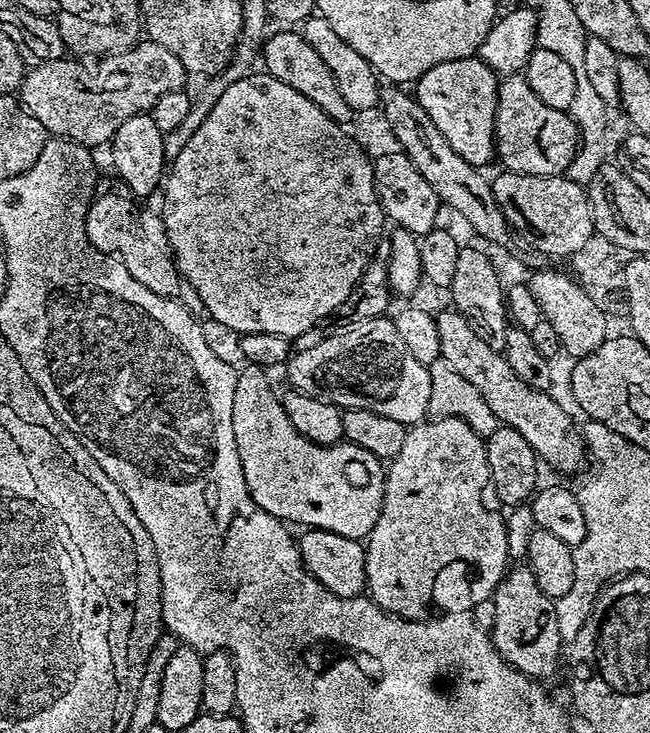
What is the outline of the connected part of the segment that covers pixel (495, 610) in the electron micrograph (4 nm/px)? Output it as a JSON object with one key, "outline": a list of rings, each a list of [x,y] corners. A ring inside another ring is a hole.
{"outline":[[[512,566],[500,579],[500,585],[492,593],[492,645],[500,657],[510,666],[533,678],[552,676],[562,668],[562,641],[556,605],[534,582],[534,574],[527,566]]]}

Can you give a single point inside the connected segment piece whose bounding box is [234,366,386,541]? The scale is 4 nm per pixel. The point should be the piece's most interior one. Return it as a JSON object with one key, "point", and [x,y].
{"point":[339,487]}

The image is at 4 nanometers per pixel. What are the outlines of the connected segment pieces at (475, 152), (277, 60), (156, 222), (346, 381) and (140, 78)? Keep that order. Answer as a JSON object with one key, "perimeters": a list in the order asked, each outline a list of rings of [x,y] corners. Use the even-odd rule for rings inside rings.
{"perimeters":[[[[476,56],[442,62],[414,84],[414,98],[430,114],[430,122],[438,126],[442,138],[450,142],[450,150],[478,169],[496,156],[496,89],[498,77],[490,66]]],[[[276,32],[265,39],[262,49],[262,68],[268,75],[278,78],[278,82],[286,82],[290,90],[298,90],[322,114],[326,114],[338,125],[348,126],[353,123],[354,113],[350,106],[346,106],[346,101],[342,98],[342,93],[338,91],[338,82],[334,82],[334,74],[326,70],[326,62],[318,58],[318,54],[310,47],[310,42],[299,32]]],[[[108,192],[89,203],[88,212],[84,215],[84,232],[88,235],[88,241],[99,252],[121,260],[135,280],[146,286],[146,290],[154,290],[154,294],[162,294],[167,300],[178,300],[193,316],[203,317],[205,311],[202,298],[198,298],[198,290],[190,286],[176,265],[176,255],[168,241],[161,213],[132,212],[133,201],[127,195],[124,196]]],[[[387,315],[378,318],[366,318],[366,322],[354,322],[347,326],[337,327],[337,332],[329,331],[318,342],[318,346],[301,352],[293,351],[286,364],[288,380],[293,389],[309,394],[319,393],[319,388],[325,388],[327,395],[341,409],[351,410],[361,408],[374,414],[382,414],[385,418],[394,418],[394,422],[405,426],[415,426],[429,415],[430,406],[430,374],[429,365],[418,362],[410,349],[398,335],[395,319]]],[[[144,38],[135,48],[125,48],[119,54],[109,54],[99,63],[85,62],[80,58],[61,58],[29,67],[20,82],[18,99],[25,110],[34,114],[34,118],[38,118],[38,122],[42,122],[42,126],[53,137],[73,140],[83,148],[96,150],[99,144],[107,145],[111,141],[112,135],[118,126],[122,126],[122,122],[126,122],[126,118],[151,113],[154,102],[158,102],[162,94],[181,91],[185,87],[184,79],[186,73],[182,62],[178,62],[178,58],[174,58],[166,46],[158,46],[158,42]]]]}

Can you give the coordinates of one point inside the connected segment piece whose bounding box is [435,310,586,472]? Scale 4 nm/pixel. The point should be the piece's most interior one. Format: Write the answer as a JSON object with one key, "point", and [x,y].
{"point":[549,428]}

